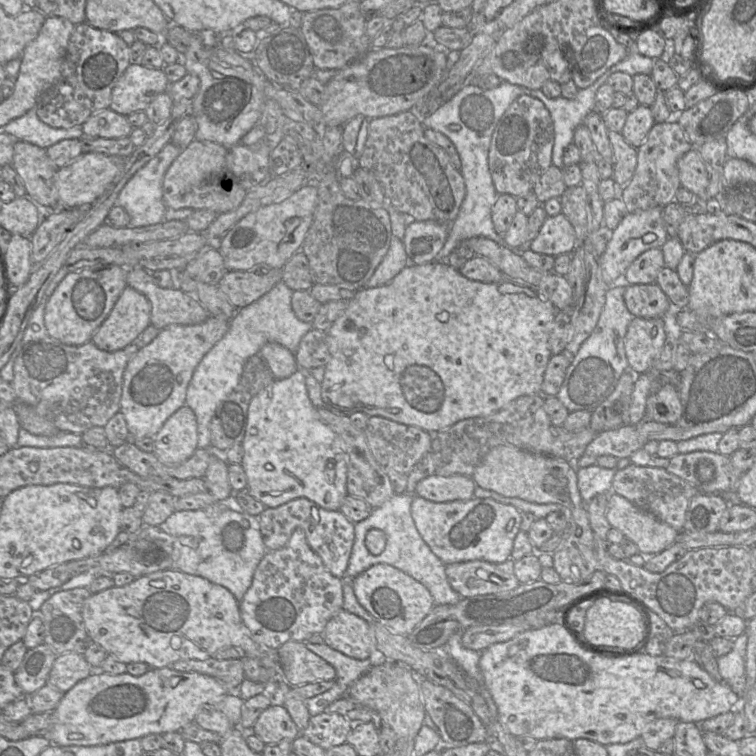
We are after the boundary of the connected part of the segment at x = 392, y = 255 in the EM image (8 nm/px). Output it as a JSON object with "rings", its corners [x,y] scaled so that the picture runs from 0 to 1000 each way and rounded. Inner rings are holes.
{"rings":[[[519,311],[512,335],[483,380],[495,381],[513,374],[540,349],[541,341],[537,336],[533,320]]]}

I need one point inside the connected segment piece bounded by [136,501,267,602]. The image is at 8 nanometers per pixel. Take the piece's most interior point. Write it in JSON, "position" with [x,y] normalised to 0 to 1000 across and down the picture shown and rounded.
{"position":[306,722]}

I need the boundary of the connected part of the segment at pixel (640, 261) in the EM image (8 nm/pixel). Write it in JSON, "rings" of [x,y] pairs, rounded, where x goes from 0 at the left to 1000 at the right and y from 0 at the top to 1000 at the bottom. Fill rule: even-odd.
{"rings":[[[860,329],[844,339],[829,354],[823,372],[828,376],[864,376],[876,354],[881,353],[874,329]]]}

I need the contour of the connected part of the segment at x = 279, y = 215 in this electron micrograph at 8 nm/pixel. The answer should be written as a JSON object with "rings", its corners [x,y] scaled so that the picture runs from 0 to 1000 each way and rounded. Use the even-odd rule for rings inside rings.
{"rings":[[[405,242],[373,267],[343,275],[323,286],[288,321],[300,358],[374,354],[388,336],[398,329],[411,299],[419,266],[418,243]]]}

